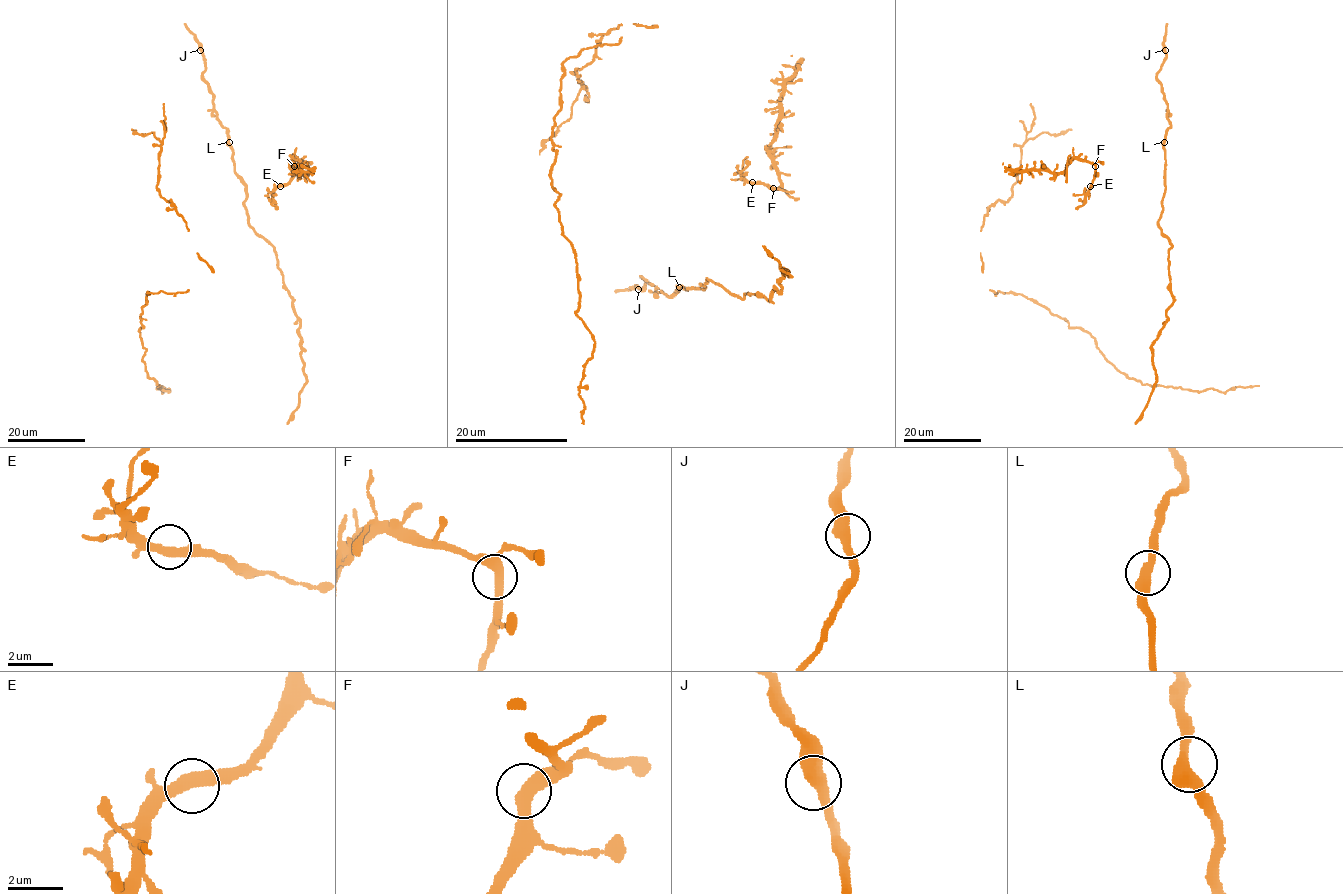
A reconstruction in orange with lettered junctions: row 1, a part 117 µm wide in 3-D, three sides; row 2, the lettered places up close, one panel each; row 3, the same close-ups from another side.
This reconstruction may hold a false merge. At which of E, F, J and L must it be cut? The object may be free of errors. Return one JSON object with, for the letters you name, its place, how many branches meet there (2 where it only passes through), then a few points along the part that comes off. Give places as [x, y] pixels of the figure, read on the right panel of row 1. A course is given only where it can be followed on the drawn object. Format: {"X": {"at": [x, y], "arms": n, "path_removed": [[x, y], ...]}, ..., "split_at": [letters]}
{"split_at": []}

